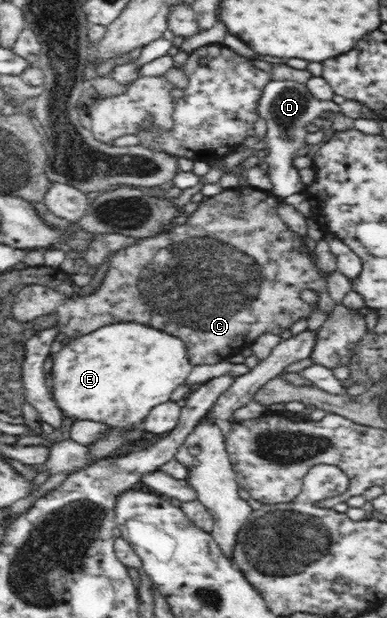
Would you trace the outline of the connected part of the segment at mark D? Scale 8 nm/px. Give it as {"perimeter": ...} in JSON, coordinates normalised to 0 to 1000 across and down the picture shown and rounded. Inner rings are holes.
{"perimeter":[[[703,131],[682,141],[682,150],[672,157],[664,170],[664,183],[672,189],[687,193],[693,215],[682,225],[682,235],[693,238],[687,264],[693,264],[693,288],[703,306],[695,309],[703,316],[731,325],[736,319],[755,314],[770,314],[783,306],[780,290],[770,282],[770,273],[755,265],[755,257],[765,254],[765,244],[786,235],[791,210],[786,202],[796,202],[806,193],[827,189],[832,183],[863,180],[863,184],[881,180],[879,170],[860,163],[824,163],[796,149],[793,138],[778,138],[760,131]]]}

